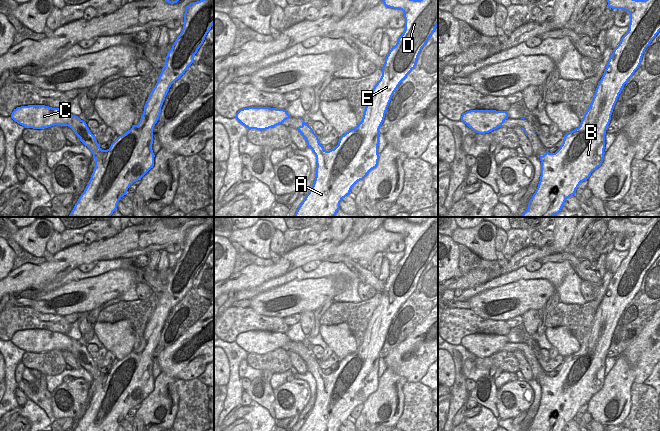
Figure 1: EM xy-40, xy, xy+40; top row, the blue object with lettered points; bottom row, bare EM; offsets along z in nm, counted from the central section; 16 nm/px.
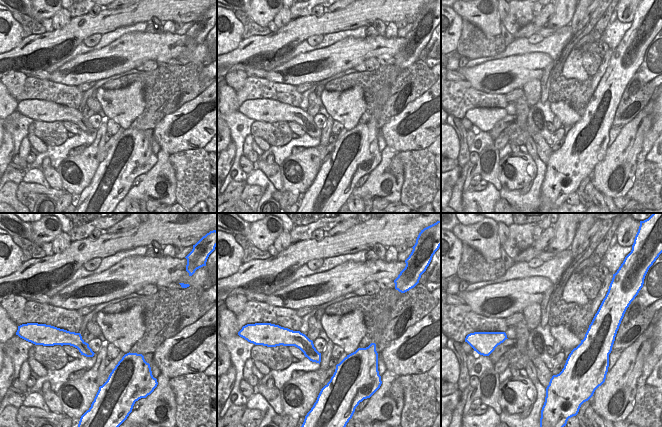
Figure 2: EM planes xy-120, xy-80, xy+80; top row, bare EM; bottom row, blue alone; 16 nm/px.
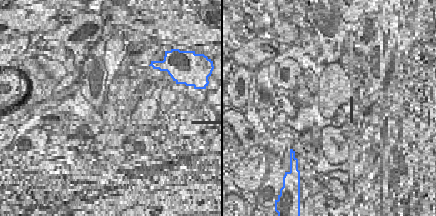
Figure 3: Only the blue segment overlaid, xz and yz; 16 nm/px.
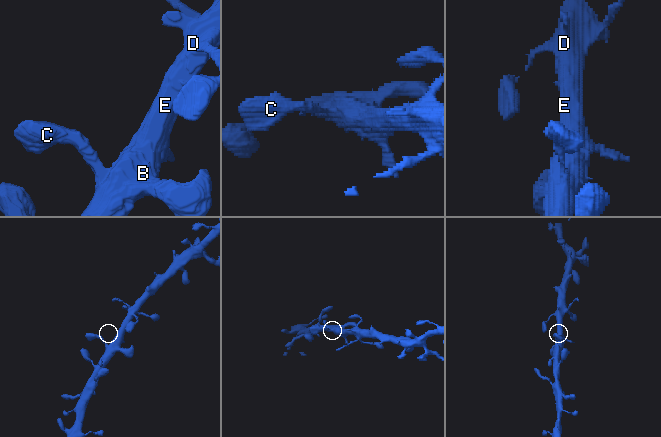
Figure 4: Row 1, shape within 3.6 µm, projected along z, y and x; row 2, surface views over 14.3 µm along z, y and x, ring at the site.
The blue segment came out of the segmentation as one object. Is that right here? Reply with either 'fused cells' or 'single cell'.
single cell

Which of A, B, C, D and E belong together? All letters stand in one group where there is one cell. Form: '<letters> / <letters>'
A B C D E

